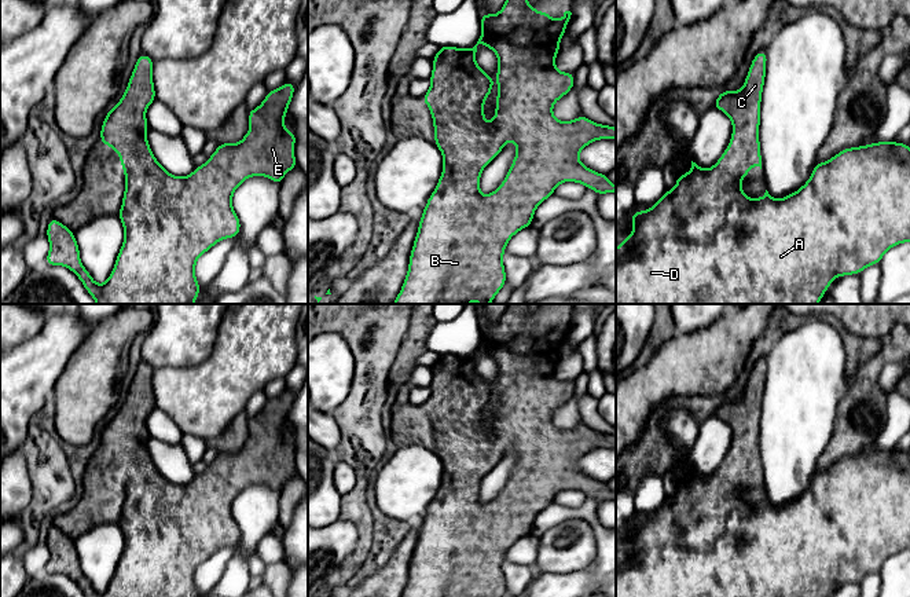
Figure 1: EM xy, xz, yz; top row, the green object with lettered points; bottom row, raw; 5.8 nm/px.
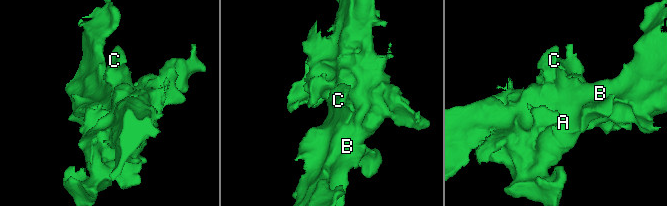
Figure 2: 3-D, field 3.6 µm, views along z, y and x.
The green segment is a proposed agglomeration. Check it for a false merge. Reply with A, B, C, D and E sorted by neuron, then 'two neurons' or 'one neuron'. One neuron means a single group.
A B C D E; one neuron

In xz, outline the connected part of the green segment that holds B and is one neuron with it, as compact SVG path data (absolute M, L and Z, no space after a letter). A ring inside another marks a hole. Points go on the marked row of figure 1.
M506 0L503 8L489 15L481 14L481 36L473 48L463 50L452 45L439 48L432 59L433 72L430 89L422 96L428 105L434 127L434 144L443 154L444 164L440 180L429 197L419 220L418 232L410 253L407 276L401 290L392 304L491 304L506 285L503 253L506 245L520 230L531 227L535 209L553 195L564 182L581 183L598 195L616 193L616 186L608 175L594 172L579 160L580 151L599 139L616 140L616 128L601 125L583 114L573 121L558 121L553 116L554 103L565 96L575 85L575 74L555 69L555 56L561 50L559 40L566 32L572 12L565 11L561 19L551 19L547 11L540 12L528 0ZM477 45L491 48L498 56L499 95L495 100L496 113L491 124L484 118L484 102L491 94L491 77L476 63ZM511 140L517 146L515 157L503 183L491 194L480 193L480 176L484 168Z

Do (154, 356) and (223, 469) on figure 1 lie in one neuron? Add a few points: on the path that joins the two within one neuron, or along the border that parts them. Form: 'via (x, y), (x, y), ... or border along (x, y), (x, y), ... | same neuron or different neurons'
border along (142, 359), (153, 369) | different neurons

